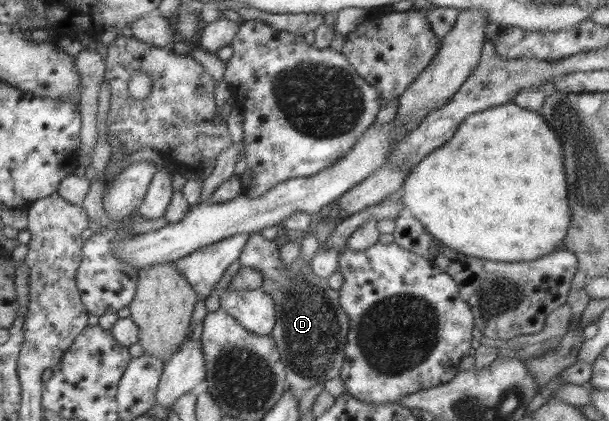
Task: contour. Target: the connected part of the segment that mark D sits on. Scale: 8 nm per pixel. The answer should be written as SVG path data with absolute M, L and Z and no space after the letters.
M260 234L249 235L237 262L241 268L255 268L261 276L260 289L267 295L271 295L274 305L274 326L270 332L270 338L279 351L279 358L283 363L287 387L293 392L301 393L317 384L325 384L327 381L339 378L342 369L346 343L346 334L349 328L349 318L339 305L338 292L329 290L327 279L315 277L311 273L309 262L297 258L295 262L285 267L279 259L280 242L265 240Z

